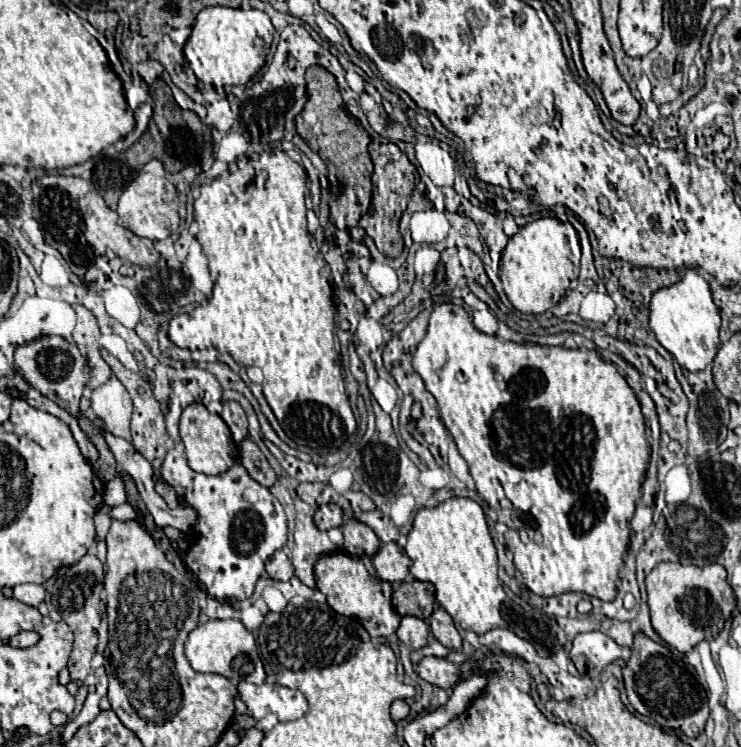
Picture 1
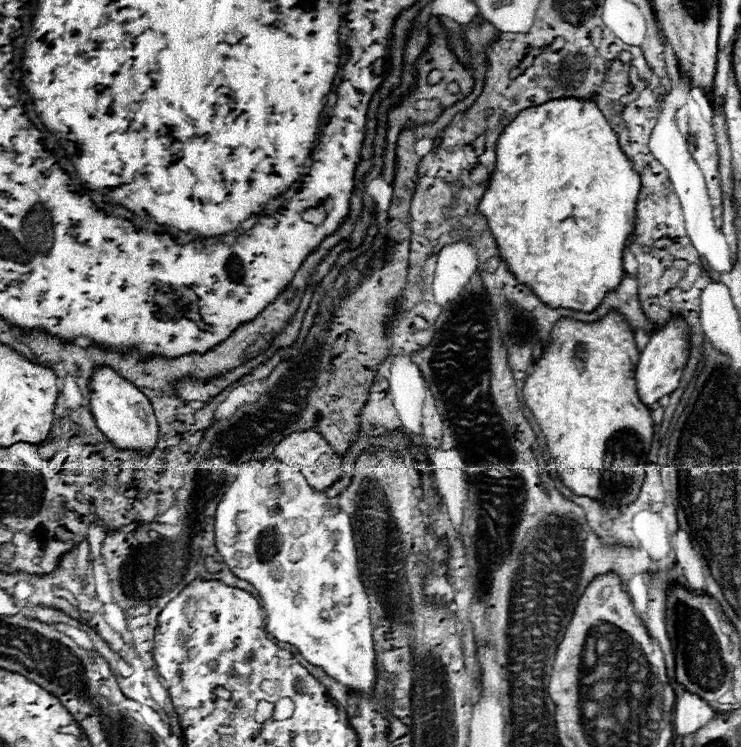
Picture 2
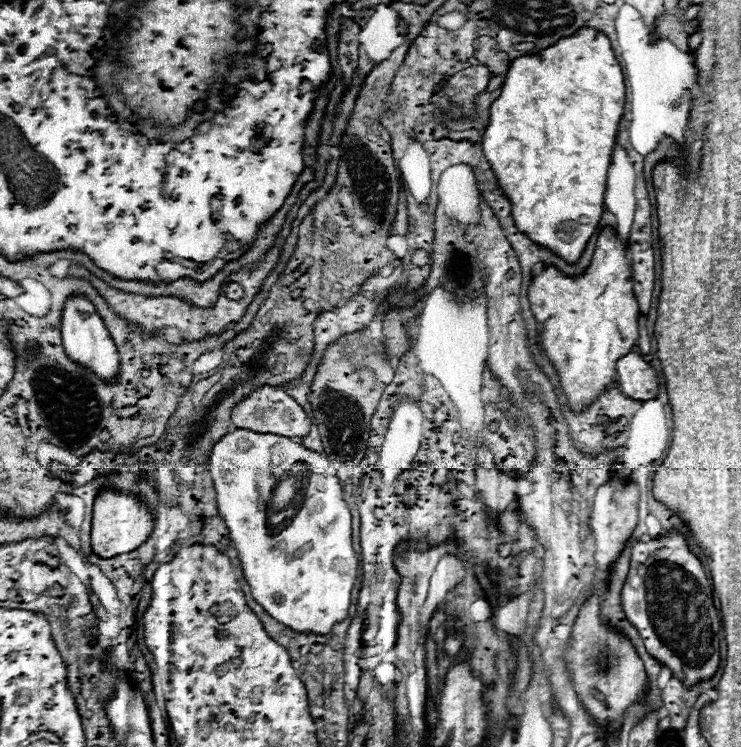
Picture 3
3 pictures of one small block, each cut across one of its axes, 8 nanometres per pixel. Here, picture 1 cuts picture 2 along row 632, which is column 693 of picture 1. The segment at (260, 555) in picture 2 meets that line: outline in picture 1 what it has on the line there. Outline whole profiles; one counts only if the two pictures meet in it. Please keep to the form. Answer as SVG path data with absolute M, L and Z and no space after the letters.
M688 270L678 284L658 290L650 302L650 328L654 330L658 342L678 360L680 366L690 372L704 370L720 346L720 316L712 302L708 282L696 270Z

